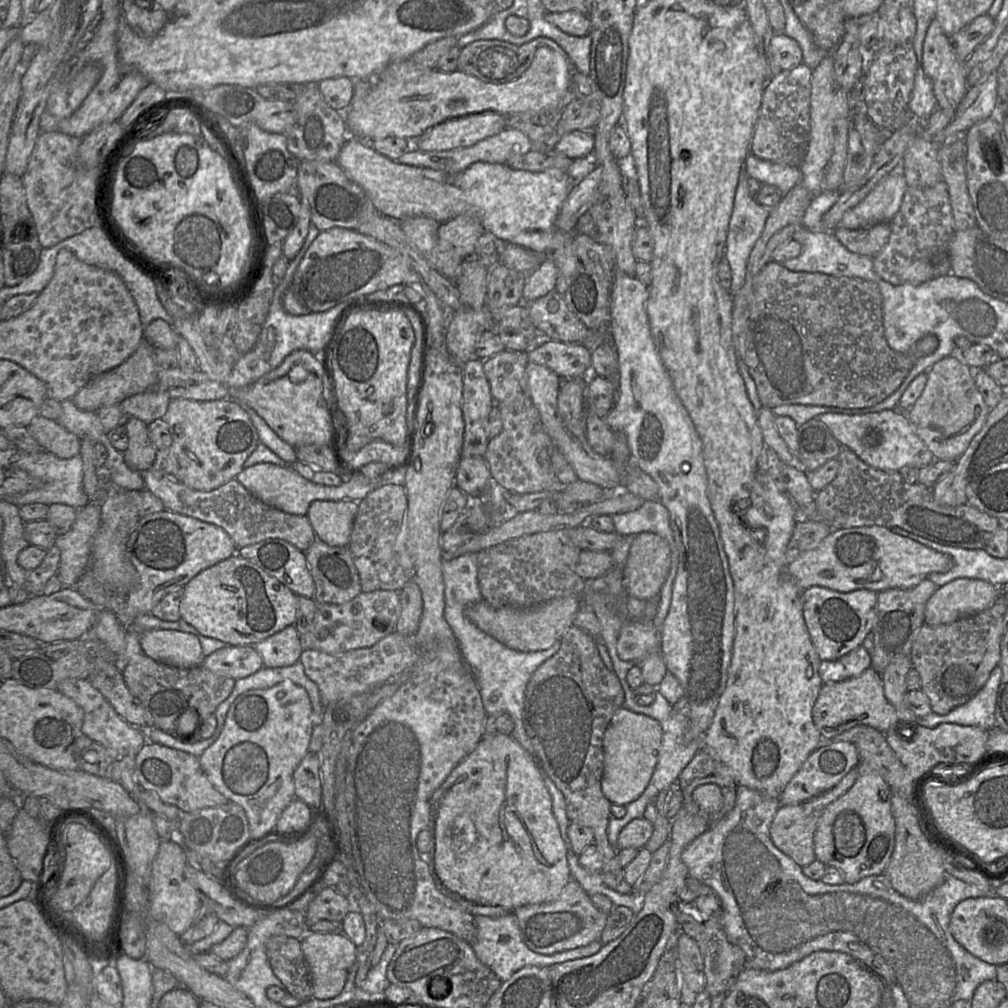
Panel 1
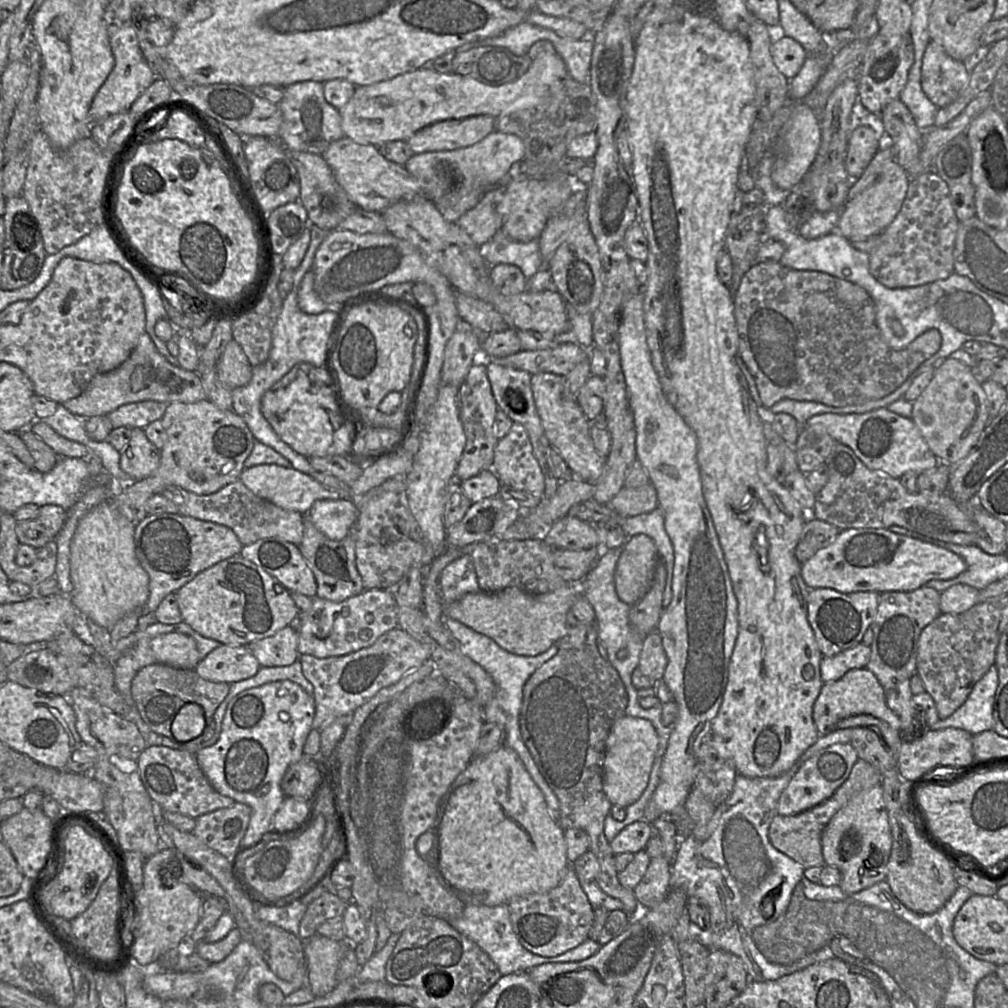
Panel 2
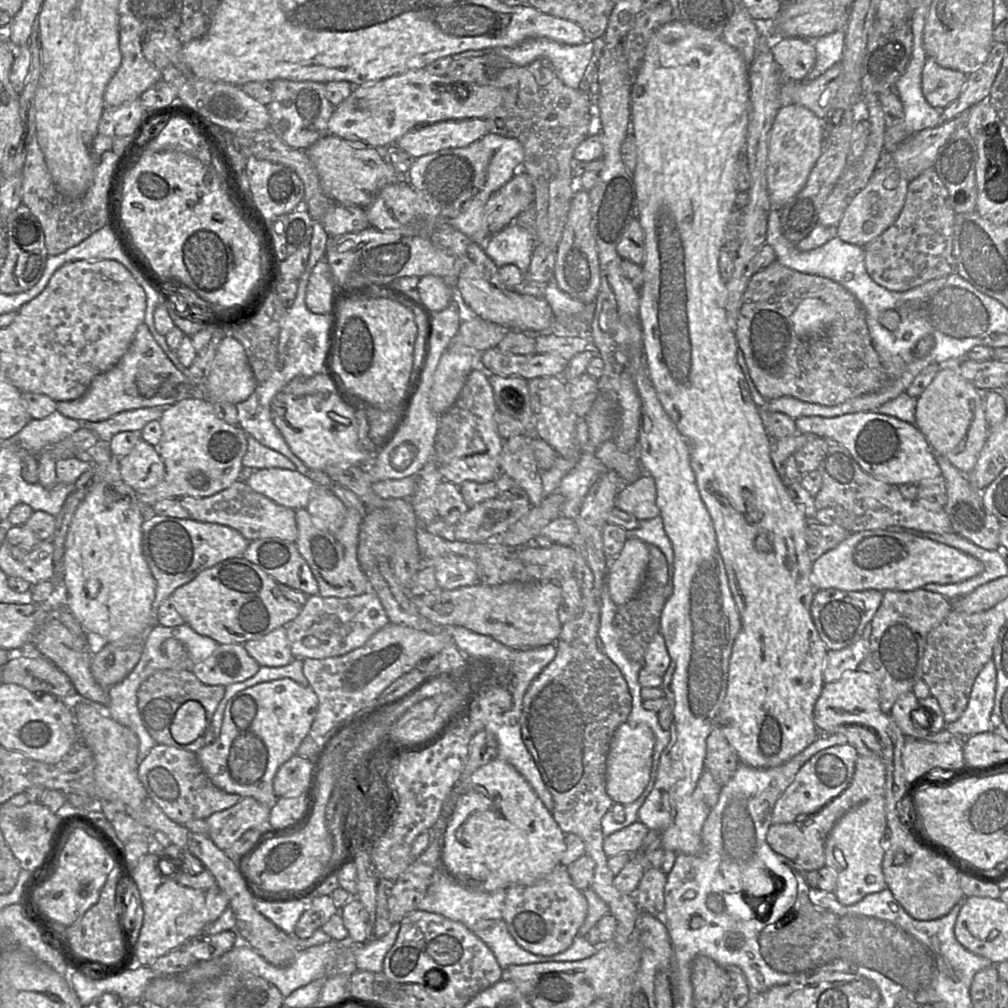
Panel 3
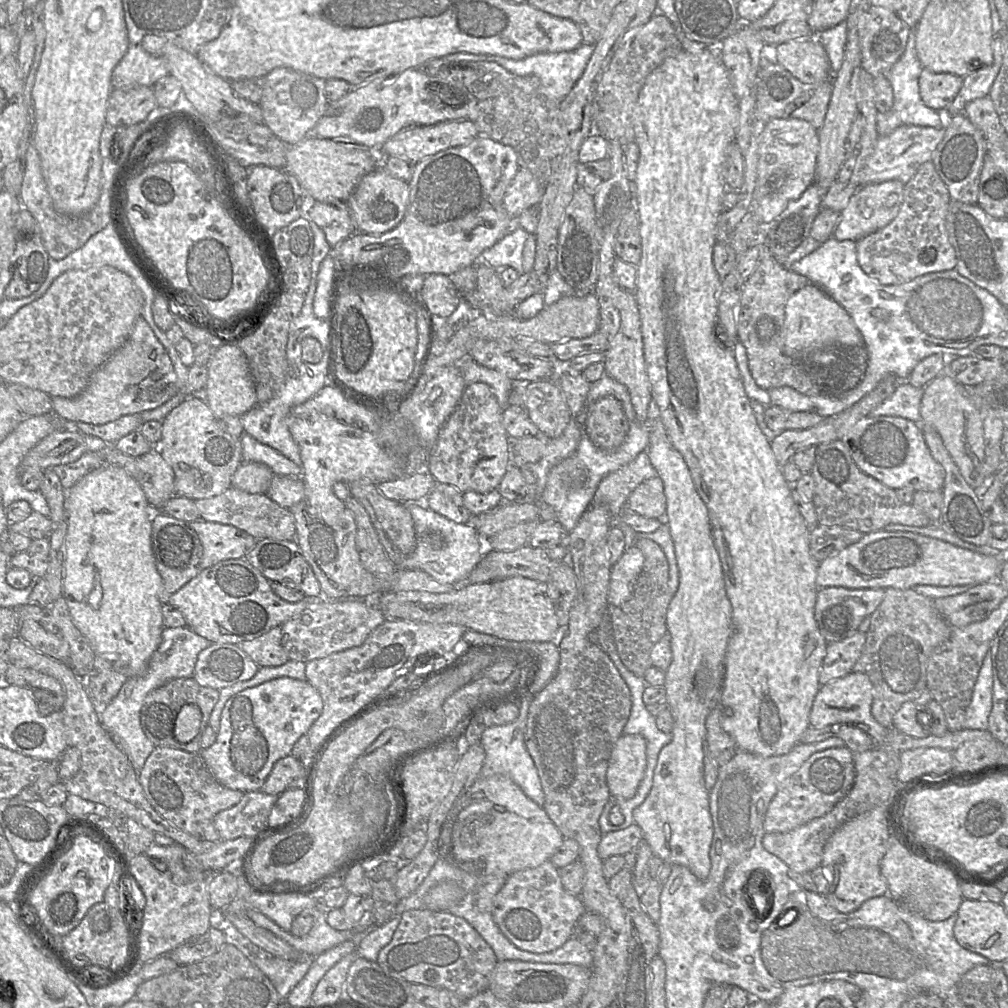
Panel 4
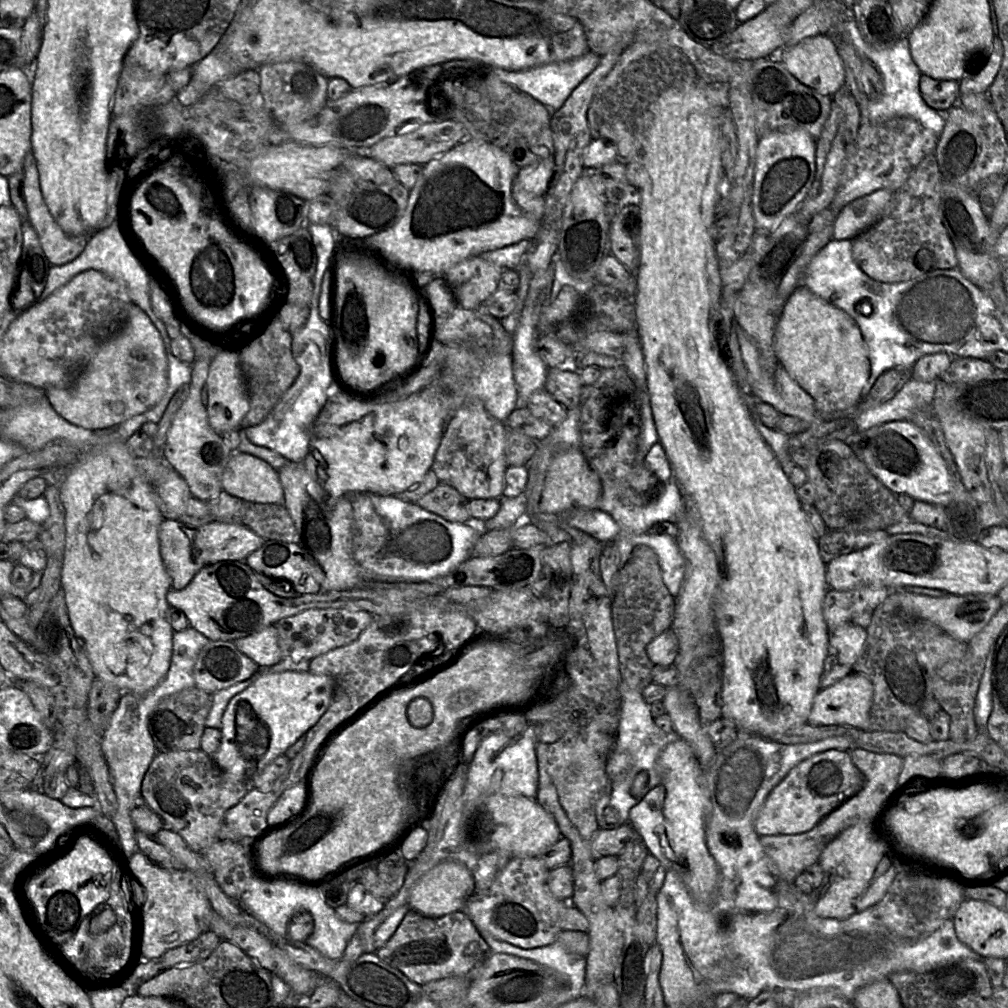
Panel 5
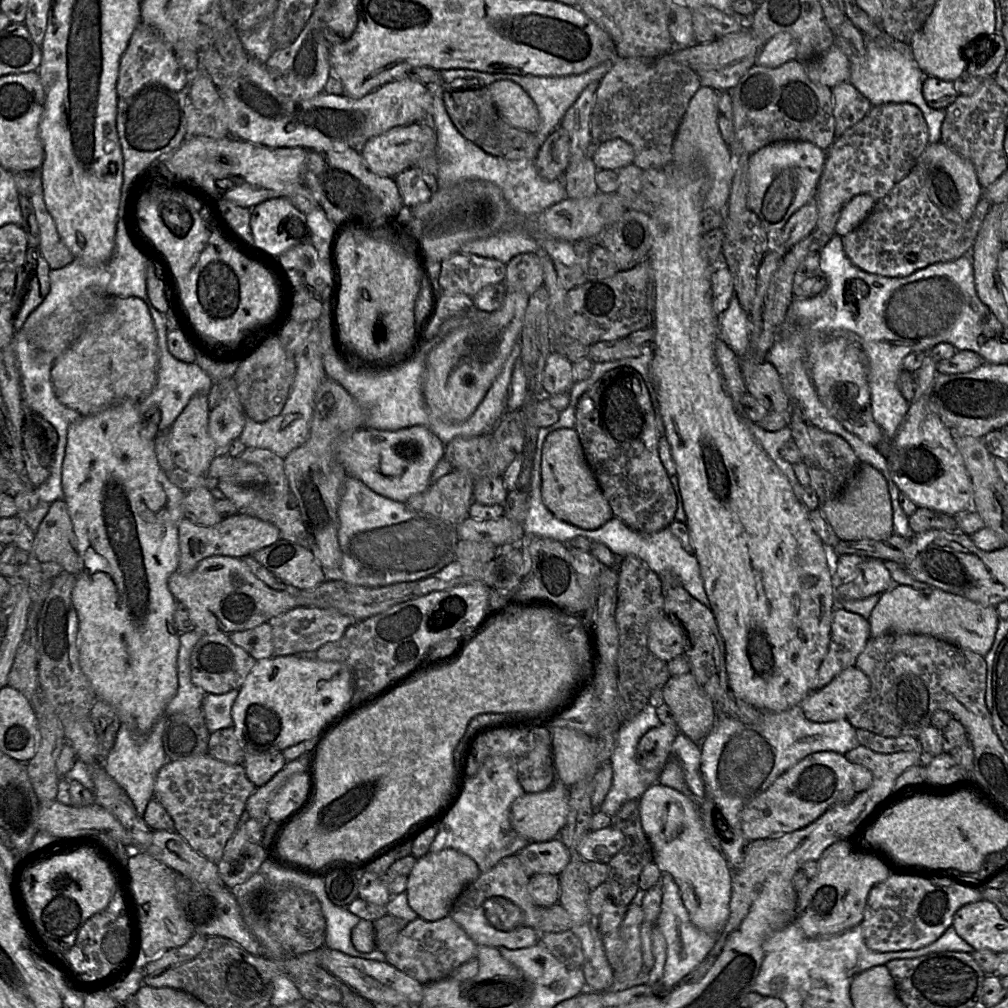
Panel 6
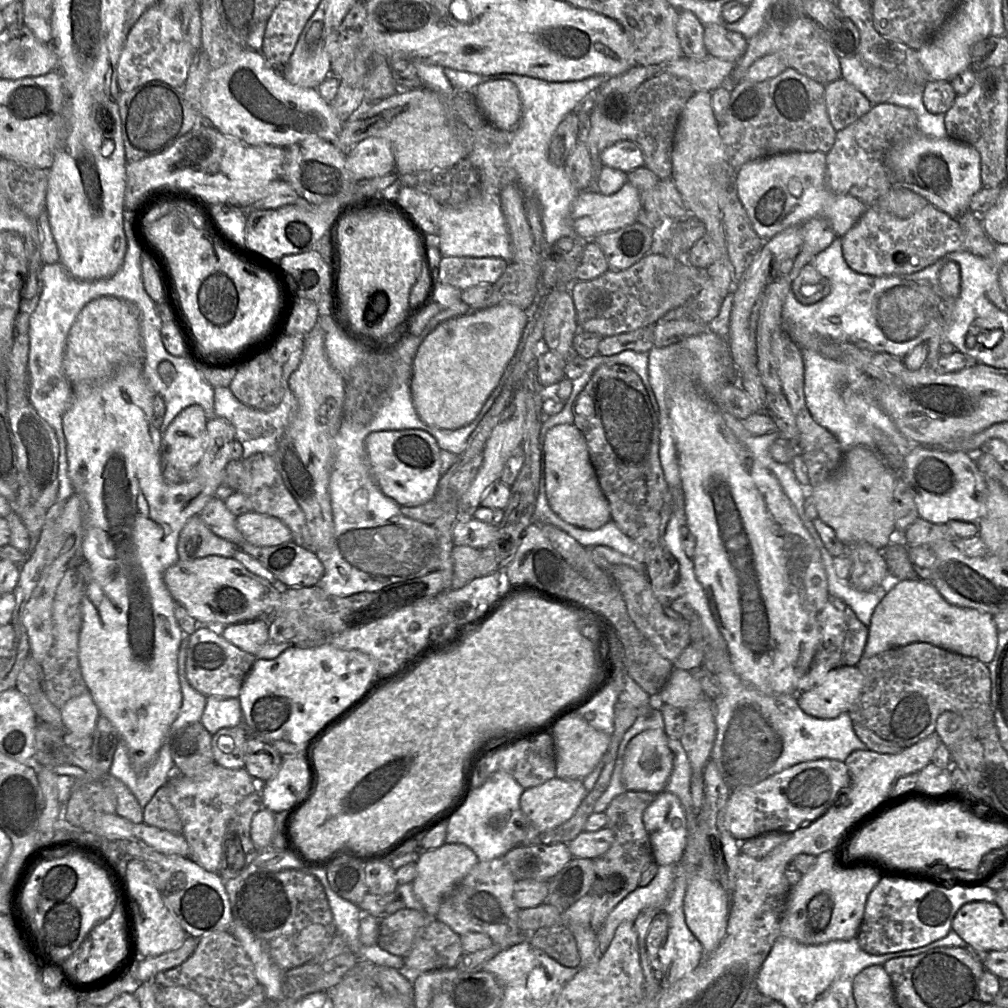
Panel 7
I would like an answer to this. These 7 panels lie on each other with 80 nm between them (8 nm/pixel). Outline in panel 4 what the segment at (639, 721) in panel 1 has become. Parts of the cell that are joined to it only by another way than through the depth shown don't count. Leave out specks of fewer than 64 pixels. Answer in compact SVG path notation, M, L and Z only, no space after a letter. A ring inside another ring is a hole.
M623 733L608 762L606 781L613 797L632 798L646 769L646 741L640 734Z

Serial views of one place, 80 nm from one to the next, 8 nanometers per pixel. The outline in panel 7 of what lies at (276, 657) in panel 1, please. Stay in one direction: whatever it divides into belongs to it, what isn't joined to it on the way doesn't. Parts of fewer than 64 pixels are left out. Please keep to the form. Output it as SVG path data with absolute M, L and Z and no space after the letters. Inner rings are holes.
M256 619L227 625L217 629L217 631L228 642L256 656L268 640L268 621L266 619Z

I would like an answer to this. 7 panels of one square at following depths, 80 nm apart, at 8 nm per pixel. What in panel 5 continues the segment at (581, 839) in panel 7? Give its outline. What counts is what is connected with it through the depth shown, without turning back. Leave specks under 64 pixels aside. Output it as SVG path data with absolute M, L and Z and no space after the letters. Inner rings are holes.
M630 823L613 829L599 828L591 844L592 857L598 860L607 856L619 855L632 838L633 831L636 830Z

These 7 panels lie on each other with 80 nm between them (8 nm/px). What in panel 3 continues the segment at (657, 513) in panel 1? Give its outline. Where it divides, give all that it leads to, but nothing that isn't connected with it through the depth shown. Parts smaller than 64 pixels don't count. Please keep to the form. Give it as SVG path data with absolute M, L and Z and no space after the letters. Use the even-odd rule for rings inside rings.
M661 515L652 519L640 520L636 529L628 532L628 537L639 538L647 544L657 546L665 555L668 564L668 583L666 589L674 590L674 550L668 538Z

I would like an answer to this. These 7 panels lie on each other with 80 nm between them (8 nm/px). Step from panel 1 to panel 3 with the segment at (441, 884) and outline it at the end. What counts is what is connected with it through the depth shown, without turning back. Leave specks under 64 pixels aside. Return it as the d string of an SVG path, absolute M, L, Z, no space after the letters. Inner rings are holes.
M495 758L467 779L458 780L450 792L453 813L447 824L437 870L450 881L473 891L492 892L512 886L530 886L548 875L566 850L565 833L527 780L508 762Z

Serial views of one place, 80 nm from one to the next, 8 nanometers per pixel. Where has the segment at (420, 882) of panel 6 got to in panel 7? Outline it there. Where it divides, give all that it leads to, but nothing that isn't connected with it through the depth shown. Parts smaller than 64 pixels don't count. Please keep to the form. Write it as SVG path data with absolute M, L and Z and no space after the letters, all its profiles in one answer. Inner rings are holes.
M444 843L439 848L421 851L416 862L417 873L412 881L416 898L421 902L423 910L436 917L443 898L470 872L479 862L477 855L468 846L460 843Z

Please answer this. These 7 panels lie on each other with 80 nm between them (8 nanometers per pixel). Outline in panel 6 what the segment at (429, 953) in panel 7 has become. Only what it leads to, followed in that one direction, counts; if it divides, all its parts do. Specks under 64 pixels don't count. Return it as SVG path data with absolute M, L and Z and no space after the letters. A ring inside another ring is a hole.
M450 916L434 921L417 917L406 924L385 955L387 963L426 985L449 977L461 964L476 957L477 946Z

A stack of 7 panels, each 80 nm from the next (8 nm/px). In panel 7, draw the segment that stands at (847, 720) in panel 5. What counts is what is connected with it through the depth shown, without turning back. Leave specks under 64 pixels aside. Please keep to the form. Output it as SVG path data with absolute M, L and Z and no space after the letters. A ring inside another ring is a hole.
M842 666L829 671L812 689L797 694L800 708L820 719L834 719L848 713L858 702L864 677L857 666Z

